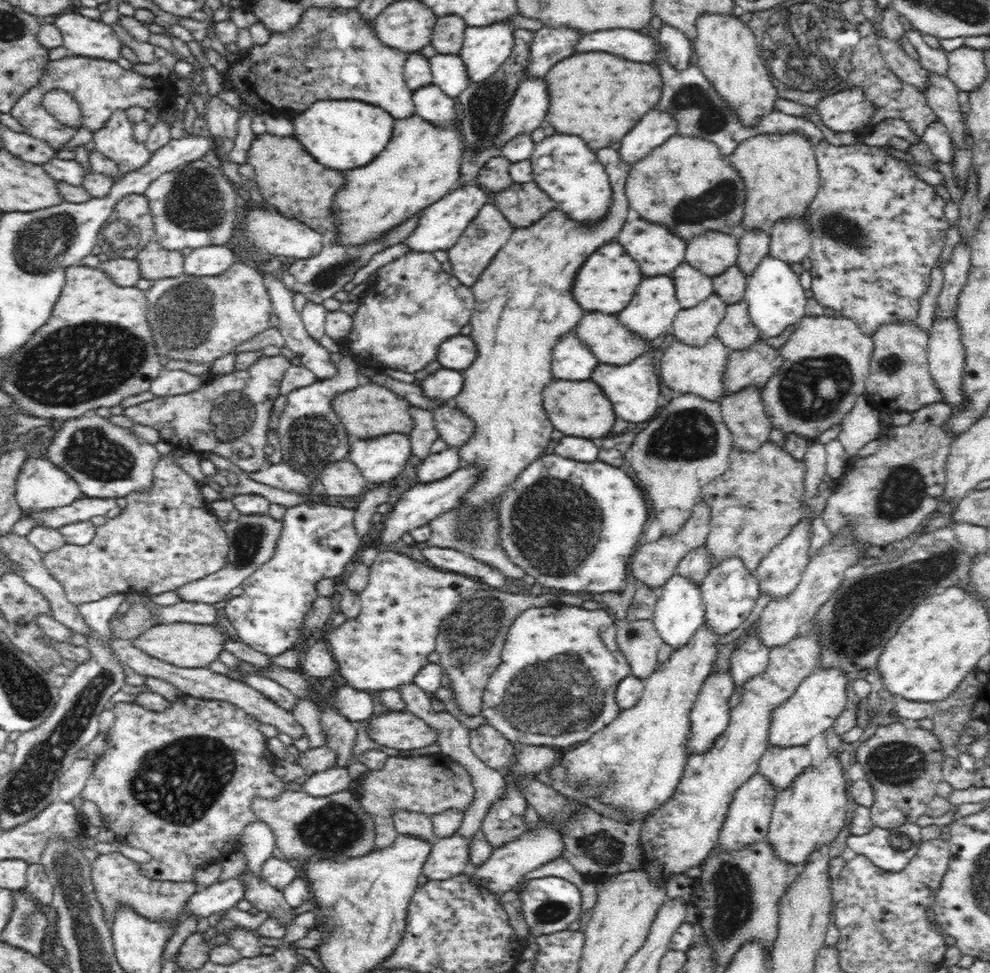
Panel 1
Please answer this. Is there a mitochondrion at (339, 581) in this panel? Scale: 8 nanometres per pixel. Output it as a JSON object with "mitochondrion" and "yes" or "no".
{"mitochondrion":"no"}

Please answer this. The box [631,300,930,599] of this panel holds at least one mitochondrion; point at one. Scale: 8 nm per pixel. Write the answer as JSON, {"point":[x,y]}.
{"point":[812,391]}

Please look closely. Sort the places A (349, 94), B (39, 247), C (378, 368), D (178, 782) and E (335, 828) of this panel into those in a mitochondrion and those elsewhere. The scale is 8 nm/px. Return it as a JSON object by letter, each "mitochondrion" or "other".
{"A":"other","B":"mitochondrion","C":"other","D":"mitochondrion","E":"mitochondrion"}

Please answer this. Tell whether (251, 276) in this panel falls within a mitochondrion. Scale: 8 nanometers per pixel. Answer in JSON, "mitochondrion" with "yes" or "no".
{"mitochondrion":"no"}

